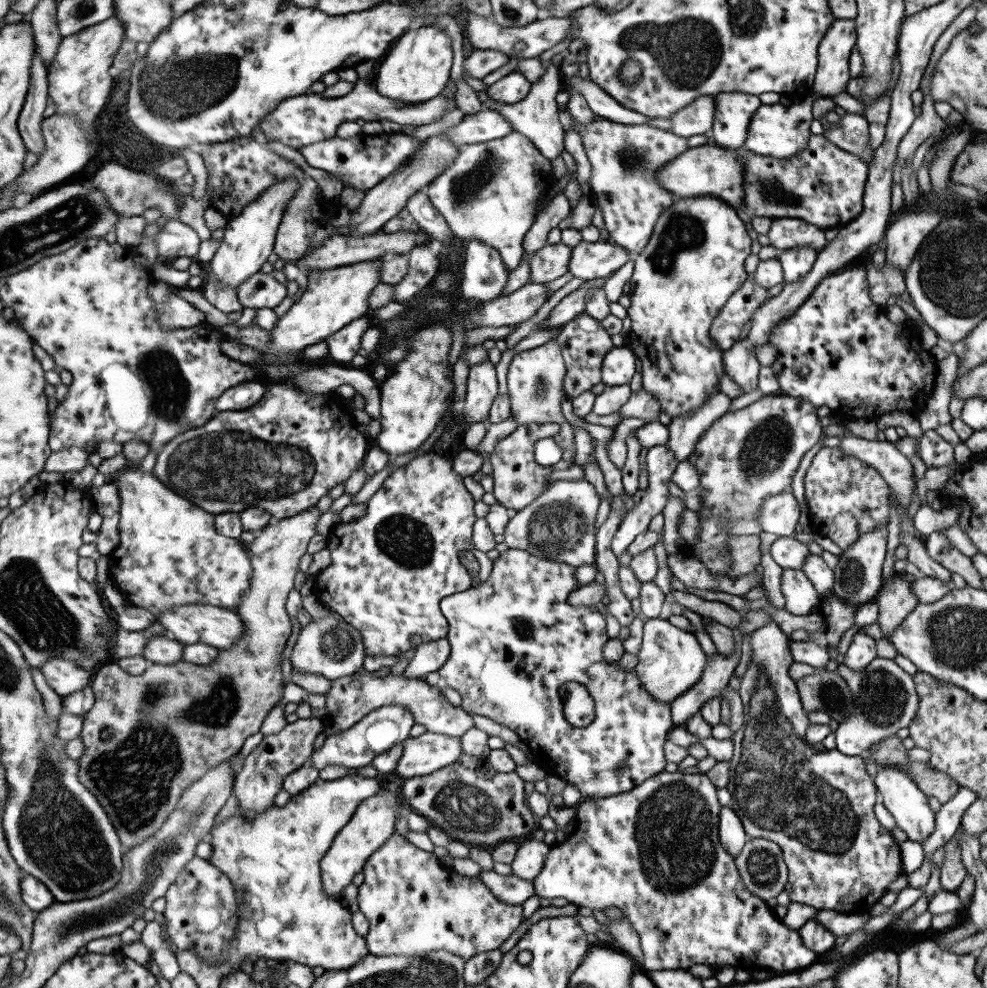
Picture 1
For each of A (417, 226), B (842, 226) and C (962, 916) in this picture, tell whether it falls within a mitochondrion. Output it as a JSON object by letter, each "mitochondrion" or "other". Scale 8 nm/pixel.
{"A":"other","B":"other","C":"other"}

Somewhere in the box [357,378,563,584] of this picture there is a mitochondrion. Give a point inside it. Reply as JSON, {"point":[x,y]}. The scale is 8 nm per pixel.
{"point":[407,541]}

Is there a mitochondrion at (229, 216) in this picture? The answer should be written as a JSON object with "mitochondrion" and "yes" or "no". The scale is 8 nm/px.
{"mitochondrion":"no"}

